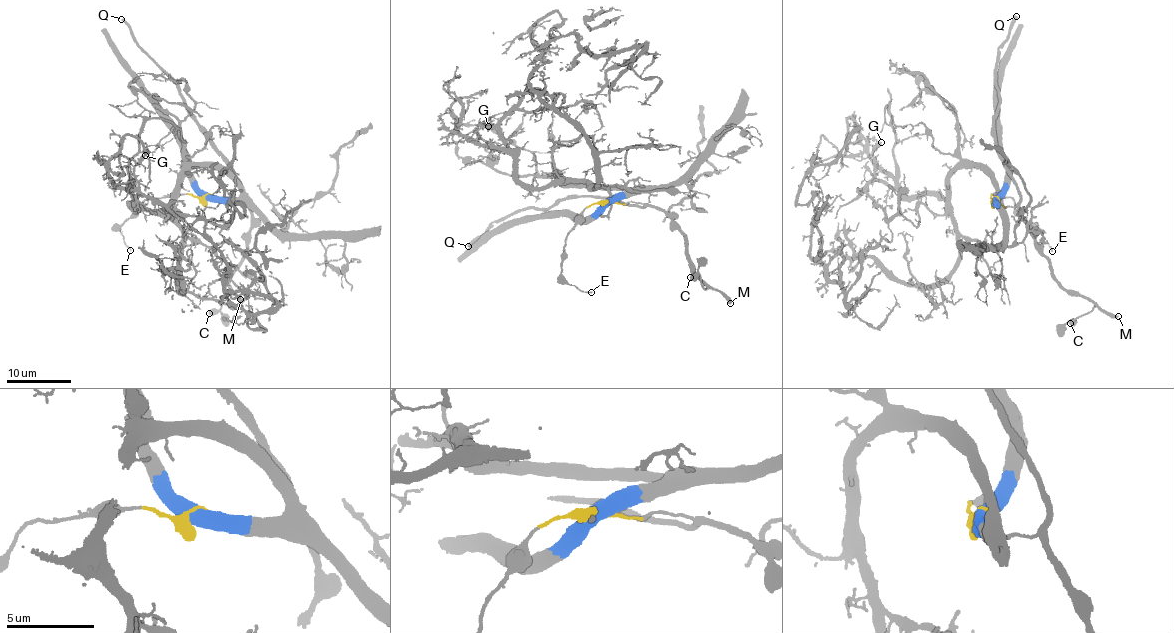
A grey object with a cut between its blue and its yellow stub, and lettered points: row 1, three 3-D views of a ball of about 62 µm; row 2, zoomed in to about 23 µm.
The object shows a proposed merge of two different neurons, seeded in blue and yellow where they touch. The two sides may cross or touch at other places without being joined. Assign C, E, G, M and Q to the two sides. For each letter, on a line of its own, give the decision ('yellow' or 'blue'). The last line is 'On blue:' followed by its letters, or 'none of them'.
C: yellow
E: yellow
G: blue
M: yellow
Q: yellow
On blue: G

